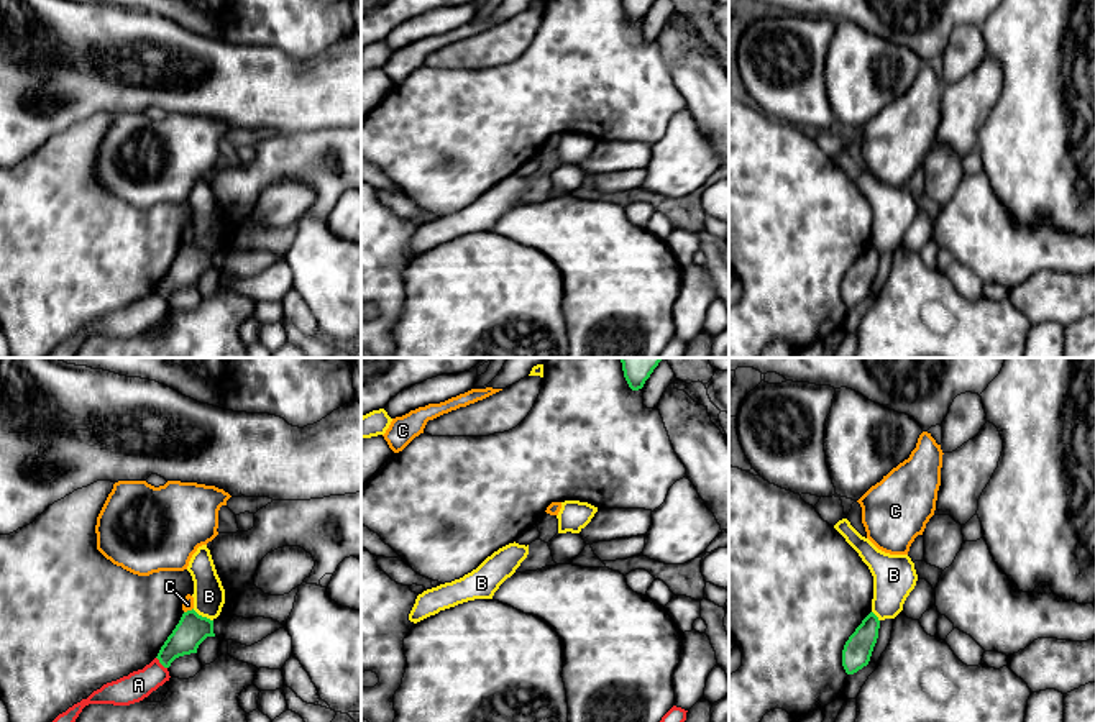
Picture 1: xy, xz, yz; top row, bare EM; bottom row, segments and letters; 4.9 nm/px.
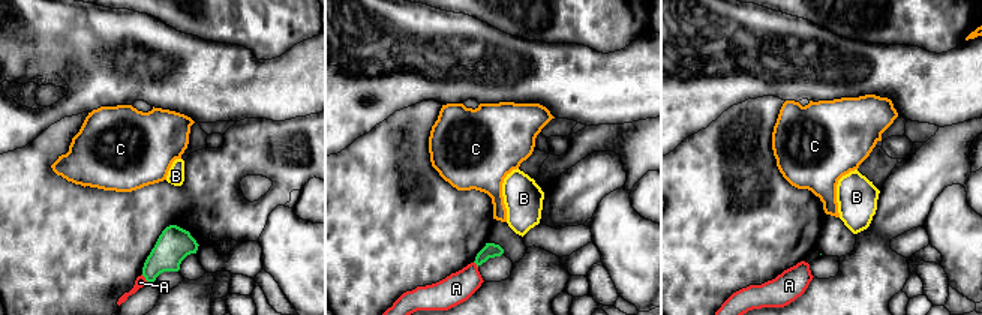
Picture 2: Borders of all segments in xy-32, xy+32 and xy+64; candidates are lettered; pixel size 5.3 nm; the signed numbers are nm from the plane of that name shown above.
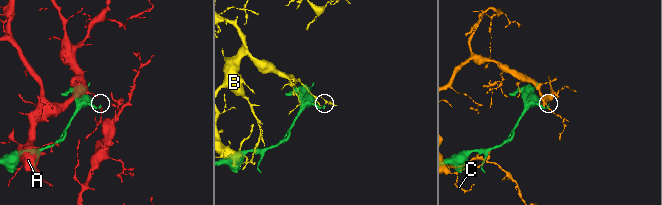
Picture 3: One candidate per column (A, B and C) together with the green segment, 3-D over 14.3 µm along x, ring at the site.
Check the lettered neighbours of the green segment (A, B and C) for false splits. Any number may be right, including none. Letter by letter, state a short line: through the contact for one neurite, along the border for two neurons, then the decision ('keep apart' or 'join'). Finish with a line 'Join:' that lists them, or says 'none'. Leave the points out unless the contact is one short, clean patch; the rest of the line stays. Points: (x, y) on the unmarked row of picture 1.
A: xy (156, 289), (166, 301) | keep apart
B: xy (192, 242), (212, 253) | keep apart
C: xy (192, 240), (184, 245) | keep apart
Join: none

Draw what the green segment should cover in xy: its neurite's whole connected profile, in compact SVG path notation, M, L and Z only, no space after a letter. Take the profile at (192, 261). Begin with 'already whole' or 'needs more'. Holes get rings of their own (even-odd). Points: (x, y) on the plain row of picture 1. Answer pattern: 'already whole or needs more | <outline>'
already whole | M194 241L187 243L182 246L156 290L164 300L169 300L176 290L197 286L199 277L207 269L215 269L213 253L199 248Z

